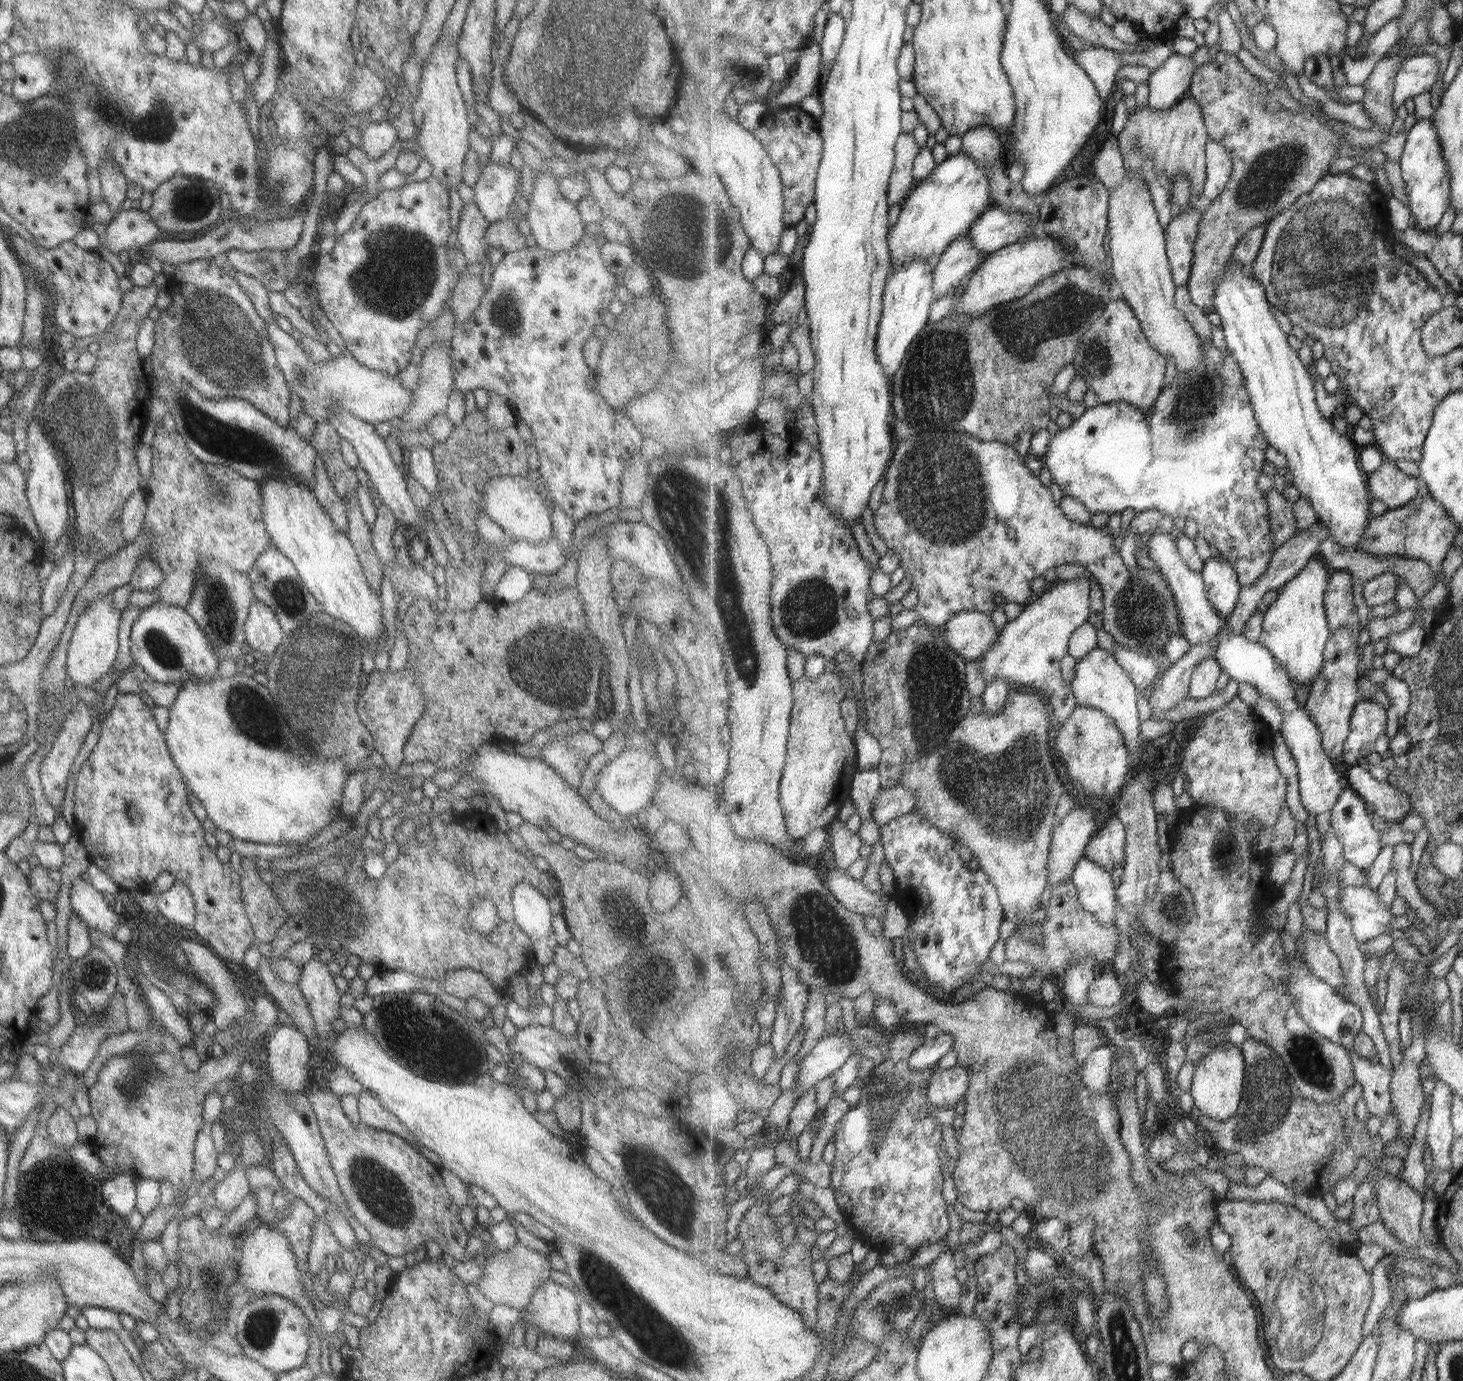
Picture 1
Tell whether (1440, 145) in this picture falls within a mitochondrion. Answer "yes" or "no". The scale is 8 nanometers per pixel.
no

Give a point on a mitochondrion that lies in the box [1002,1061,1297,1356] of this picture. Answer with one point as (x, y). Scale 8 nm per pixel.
(1057, 1300)

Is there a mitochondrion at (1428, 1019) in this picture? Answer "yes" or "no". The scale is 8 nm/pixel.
no

